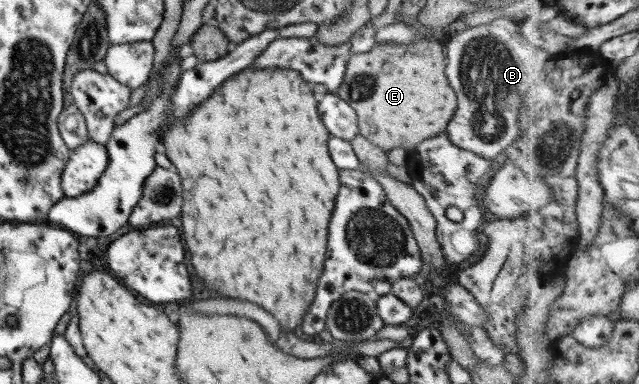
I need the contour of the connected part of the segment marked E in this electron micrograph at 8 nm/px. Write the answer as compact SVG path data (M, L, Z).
M429 38L407 44L376 43L367 52L352 54L347 59L342 83L336 90L336 95L355 110L358 134L381 150L392 148L410 150L422 140L443 132L455 110L455 94L445 80L443 60L445 58L441 44Z

